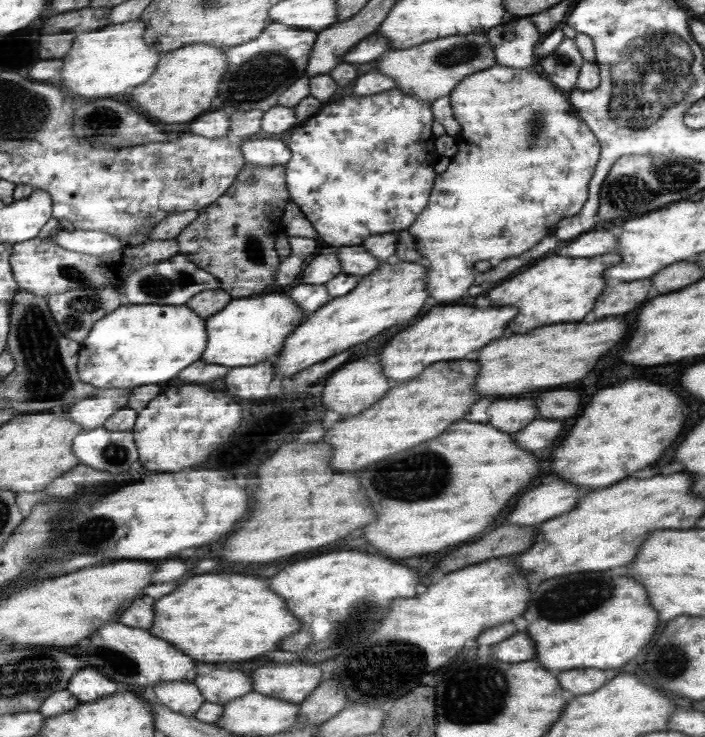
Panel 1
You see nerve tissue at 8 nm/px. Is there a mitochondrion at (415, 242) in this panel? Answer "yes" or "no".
no

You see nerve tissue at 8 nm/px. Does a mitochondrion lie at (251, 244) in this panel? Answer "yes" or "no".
yes

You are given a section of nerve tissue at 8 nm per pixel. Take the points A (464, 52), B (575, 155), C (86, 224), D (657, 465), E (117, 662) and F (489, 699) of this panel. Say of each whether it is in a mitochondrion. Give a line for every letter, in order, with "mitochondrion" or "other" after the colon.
A: mitochondrion
B: other
C: other
D: other
E: mitochondrion
F: mitochondrion

